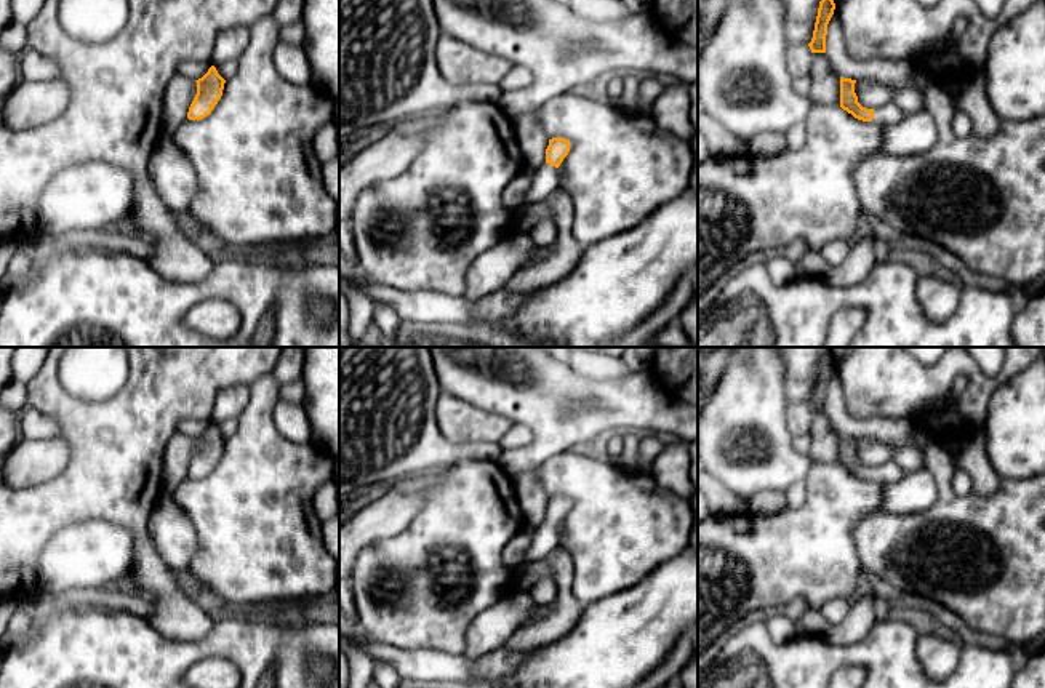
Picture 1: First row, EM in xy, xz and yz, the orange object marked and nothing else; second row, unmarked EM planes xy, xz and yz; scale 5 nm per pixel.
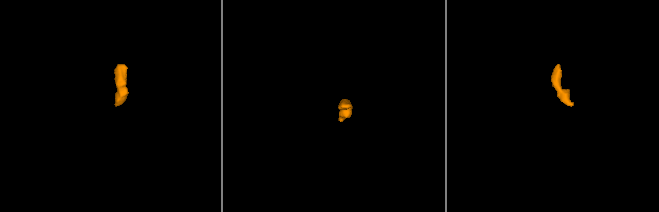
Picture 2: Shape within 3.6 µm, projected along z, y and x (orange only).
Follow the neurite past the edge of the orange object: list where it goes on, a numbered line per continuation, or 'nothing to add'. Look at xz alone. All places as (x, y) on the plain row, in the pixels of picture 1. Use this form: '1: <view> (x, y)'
1: xz (546, 536)

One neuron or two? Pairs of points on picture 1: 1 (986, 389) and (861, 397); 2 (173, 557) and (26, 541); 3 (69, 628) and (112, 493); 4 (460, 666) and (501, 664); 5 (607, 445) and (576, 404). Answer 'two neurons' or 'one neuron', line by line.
1: one neuron
2: two neurons
3: two neurons
4: two neurons
5: two neurons

